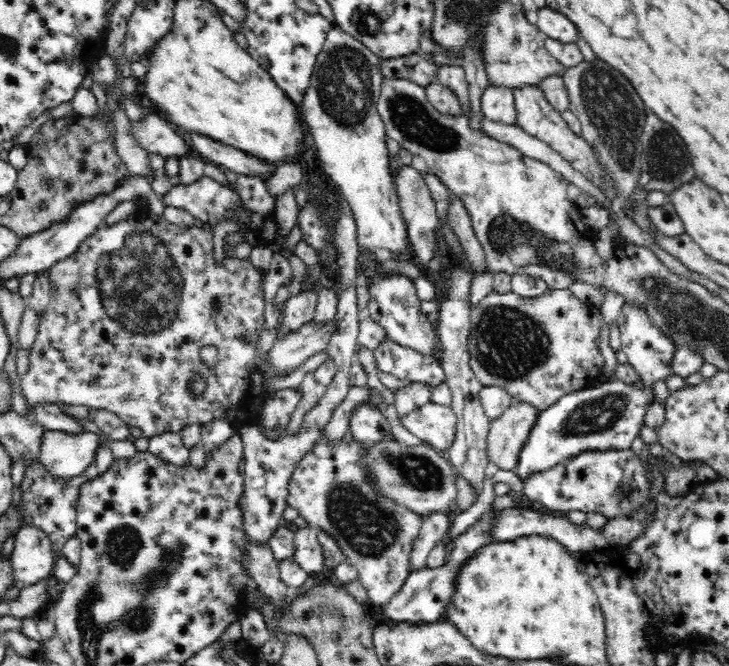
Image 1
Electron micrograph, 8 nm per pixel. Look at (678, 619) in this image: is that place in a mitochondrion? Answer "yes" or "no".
no

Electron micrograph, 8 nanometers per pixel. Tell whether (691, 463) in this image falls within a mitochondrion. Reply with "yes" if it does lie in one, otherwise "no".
no

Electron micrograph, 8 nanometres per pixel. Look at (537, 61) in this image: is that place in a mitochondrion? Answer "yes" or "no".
no

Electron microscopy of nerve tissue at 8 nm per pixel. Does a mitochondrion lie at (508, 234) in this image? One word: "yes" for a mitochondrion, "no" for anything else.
yes

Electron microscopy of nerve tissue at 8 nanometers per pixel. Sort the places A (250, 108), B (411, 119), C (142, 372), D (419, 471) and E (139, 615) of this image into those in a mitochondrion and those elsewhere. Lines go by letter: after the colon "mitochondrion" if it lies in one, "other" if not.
A: other
B: mitochondrion
C: other
D: mitochondrion
E: mitochondrion

